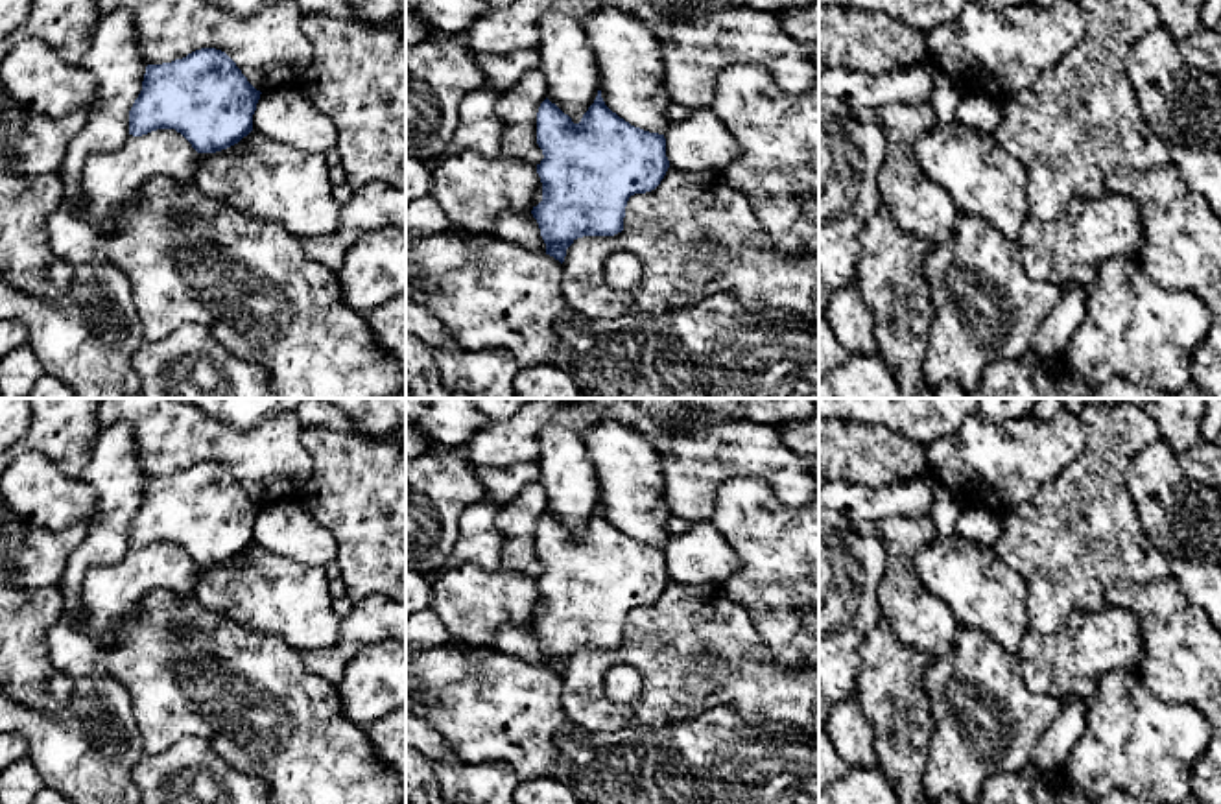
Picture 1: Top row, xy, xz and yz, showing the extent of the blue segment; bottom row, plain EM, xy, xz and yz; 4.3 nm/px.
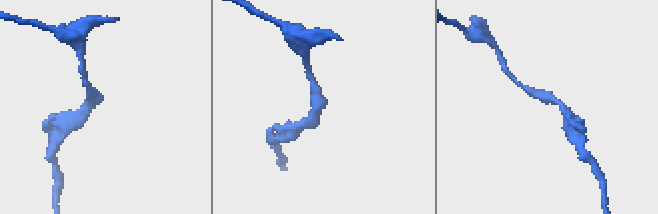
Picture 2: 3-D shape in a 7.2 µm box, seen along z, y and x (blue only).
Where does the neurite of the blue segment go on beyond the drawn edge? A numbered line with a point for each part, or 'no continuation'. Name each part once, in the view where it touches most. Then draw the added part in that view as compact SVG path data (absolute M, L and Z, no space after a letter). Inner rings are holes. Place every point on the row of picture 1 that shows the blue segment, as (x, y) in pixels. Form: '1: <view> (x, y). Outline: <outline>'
no continuation

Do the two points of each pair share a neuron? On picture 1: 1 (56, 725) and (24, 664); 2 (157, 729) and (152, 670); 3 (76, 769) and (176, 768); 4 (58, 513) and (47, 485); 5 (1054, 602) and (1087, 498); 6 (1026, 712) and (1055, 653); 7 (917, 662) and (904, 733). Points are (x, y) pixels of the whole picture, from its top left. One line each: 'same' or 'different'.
1: different
2: same
3: different
4: same
5: same
6: different
7: same

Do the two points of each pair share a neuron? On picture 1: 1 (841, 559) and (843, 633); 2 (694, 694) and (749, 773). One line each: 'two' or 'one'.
1: one
2: two

